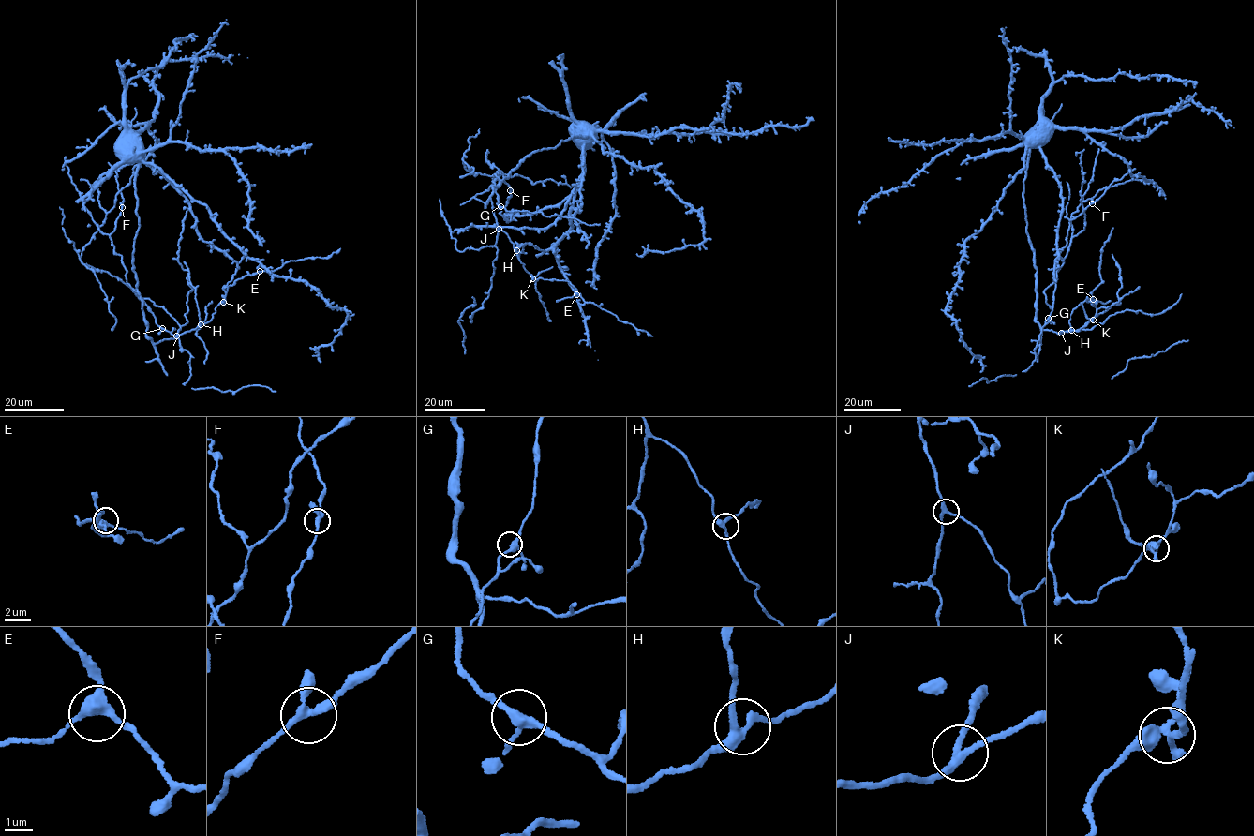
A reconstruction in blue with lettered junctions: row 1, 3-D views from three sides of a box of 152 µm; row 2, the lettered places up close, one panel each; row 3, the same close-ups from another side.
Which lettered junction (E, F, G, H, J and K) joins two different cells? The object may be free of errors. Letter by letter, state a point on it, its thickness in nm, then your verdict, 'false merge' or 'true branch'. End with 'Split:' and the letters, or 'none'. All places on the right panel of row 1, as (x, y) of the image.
E: (1093, 299) | 340 nm | true branch
F: (1092, 203) | 280 nm | true branch
G: (1048, 318) | 280 nm | true branch
H: (1071, 330) | 280 nm | true branch
J: (1061, 333) | 240 nm | true branch
K: (1093, 320) | 300 nm | false merge
Split: K

